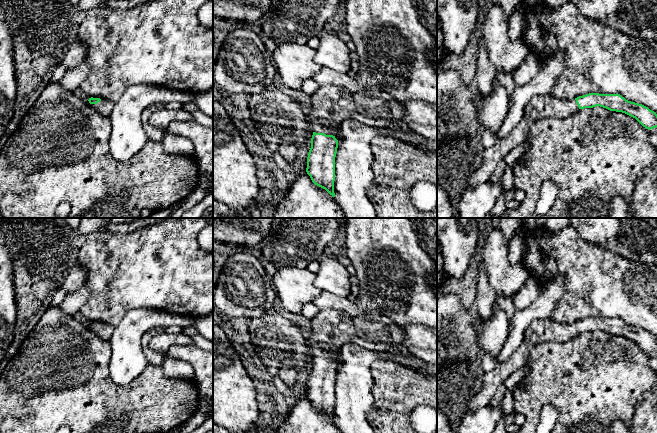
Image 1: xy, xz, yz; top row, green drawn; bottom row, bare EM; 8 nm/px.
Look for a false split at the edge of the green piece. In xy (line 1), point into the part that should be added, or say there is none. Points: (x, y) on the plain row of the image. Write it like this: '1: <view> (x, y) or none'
1: xy (104, 331)

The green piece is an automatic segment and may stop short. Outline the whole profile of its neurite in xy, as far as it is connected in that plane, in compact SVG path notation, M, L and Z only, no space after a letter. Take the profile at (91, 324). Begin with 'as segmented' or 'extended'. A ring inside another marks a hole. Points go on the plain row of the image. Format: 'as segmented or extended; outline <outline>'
extended; outline M89 322L89 327L93 330L93 332L104 340L109 340L113 331L114 327L111 325L107 325L100 322Z

